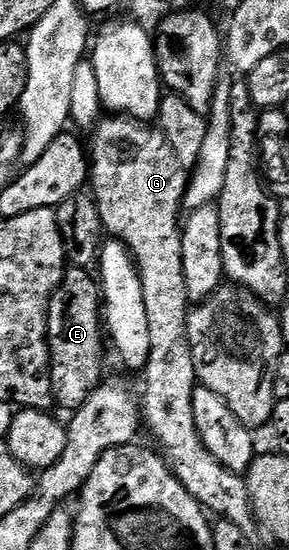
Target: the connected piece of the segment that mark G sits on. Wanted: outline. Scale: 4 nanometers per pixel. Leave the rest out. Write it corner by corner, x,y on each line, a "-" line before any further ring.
107,115
95,126
90,137
90,192
101,211
104,230
114,240
122,241
123,245
131,250
131,257
141,275
141,292
145,295
145,312
149,319
149,363
141,373
143,389
147,392
141,397
141,411
145,416
146,426
148,423
151,427
156,441
154,444
170,467
171,474
185,487
185,491
189,491
189,495
193,495
193,499
197,499
197,503
202,505
208,514
216,513
216,518
244,527
250,526
253,510
246,480
240,474
221,467
221,463
217,463
217,459
213,459
213,455
205,451
205,443
201,443
201,435
197,435
197,427
193,423
193,391
197,378
191,344
187,338
189,302
185,291
185,266
181,260
181,214
185,209
183,197
187,193
189,170
181,167
165,135
151,123
136,121
135,118
126,115

